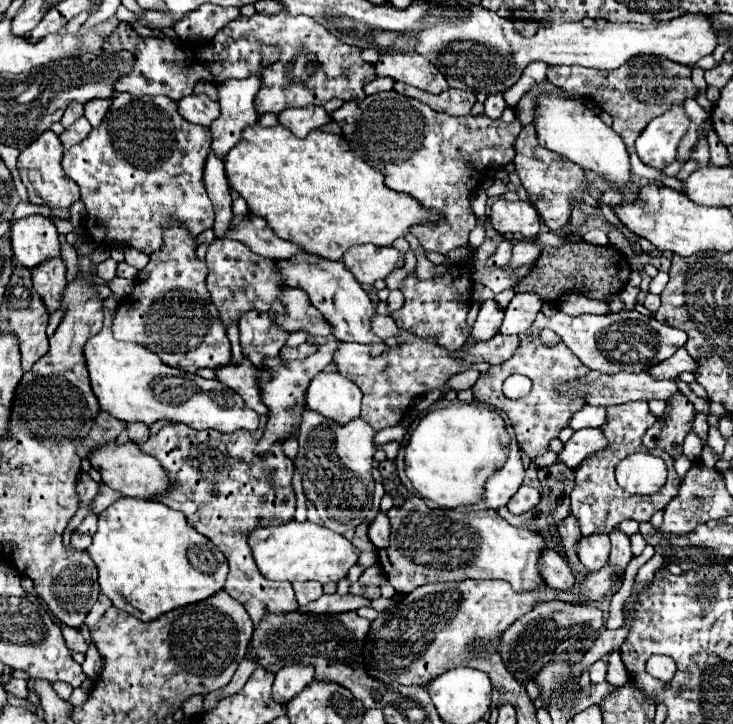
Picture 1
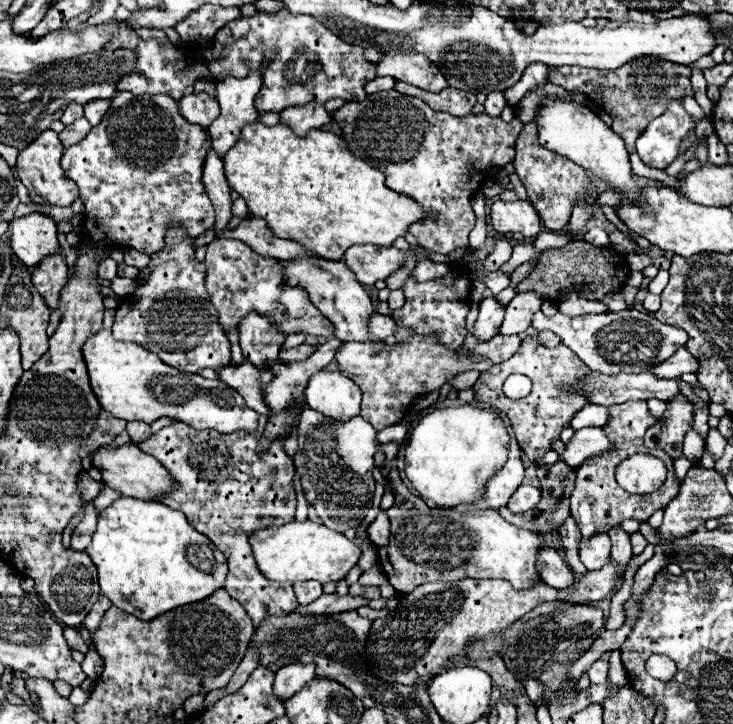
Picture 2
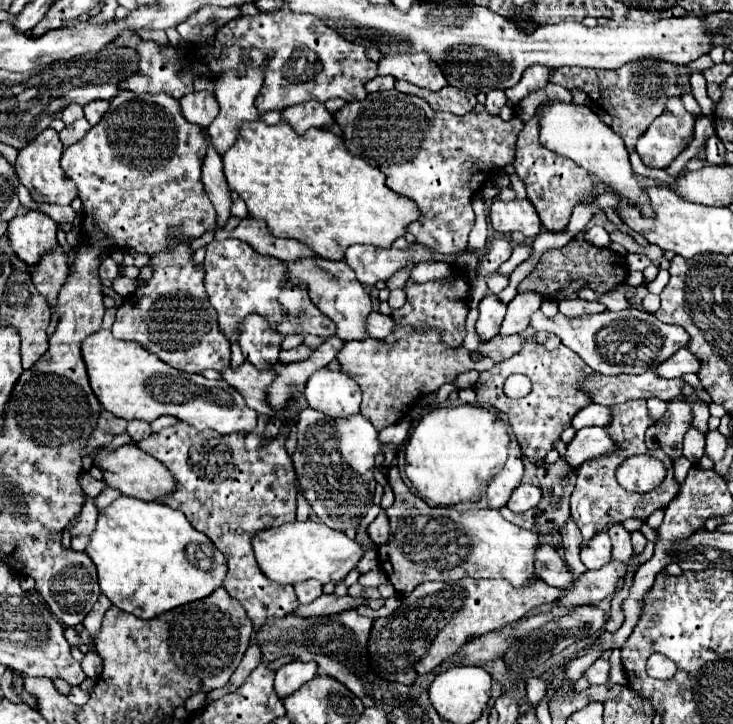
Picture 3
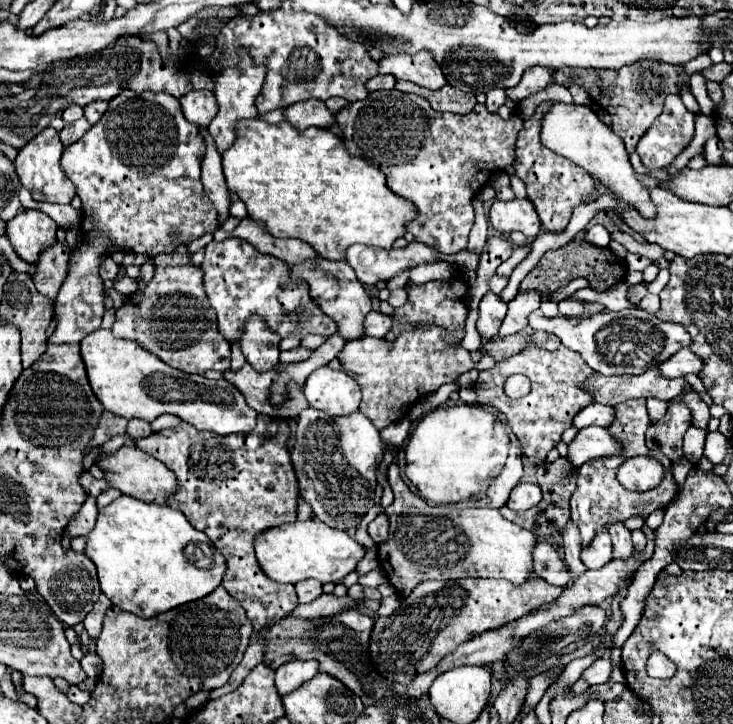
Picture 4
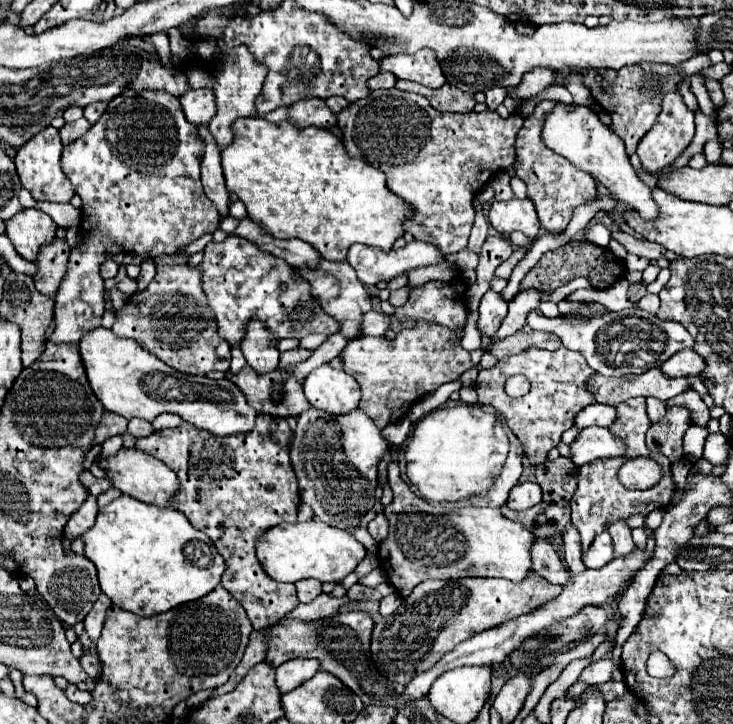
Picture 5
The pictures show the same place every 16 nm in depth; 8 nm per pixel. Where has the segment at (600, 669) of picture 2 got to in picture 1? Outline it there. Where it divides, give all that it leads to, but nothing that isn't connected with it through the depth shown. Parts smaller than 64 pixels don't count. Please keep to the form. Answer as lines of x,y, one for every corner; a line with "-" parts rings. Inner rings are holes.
598,660
598,662
594,662
594,664
590,666
590,678
592,678
594,684
606,680
606,668
608,668
606,660

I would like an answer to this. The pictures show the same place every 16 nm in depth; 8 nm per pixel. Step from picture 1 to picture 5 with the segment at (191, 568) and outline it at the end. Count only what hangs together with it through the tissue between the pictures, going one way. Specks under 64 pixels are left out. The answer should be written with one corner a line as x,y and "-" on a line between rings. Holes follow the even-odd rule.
126,494
114,500
110,506
100,508
94,528
90,528
82,538
86,542
84,554
88,556
88,560
94,562
98,570
102,592
114,604
118,604
118,608
134,612
144,618
168,612
174,606
206,596
220,584
226,568
224,558
220,556
212,540
204,532
192,528
192,524
186,520
182,512
174,508
160,508
156,504
146,504
-
188,544
190,544
190,558
184,554
184,548

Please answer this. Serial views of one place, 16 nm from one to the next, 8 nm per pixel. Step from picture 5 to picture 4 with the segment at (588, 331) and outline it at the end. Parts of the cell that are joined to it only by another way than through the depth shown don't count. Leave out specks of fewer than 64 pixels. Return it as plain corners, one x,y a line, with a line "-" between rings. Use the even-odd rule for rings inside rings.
626,308
620,312
602,312
592,316
568,318
568,316
554,316
546,318
542,310
536,310
530,316
530,326
534,330
554,332
566,348
578,352
584,362
604,376
620,376
620,374
640,374
648,368
654,368
668,360
674,352
684,346
690,346
690,336
678,324
660,322
654,314
638,308

